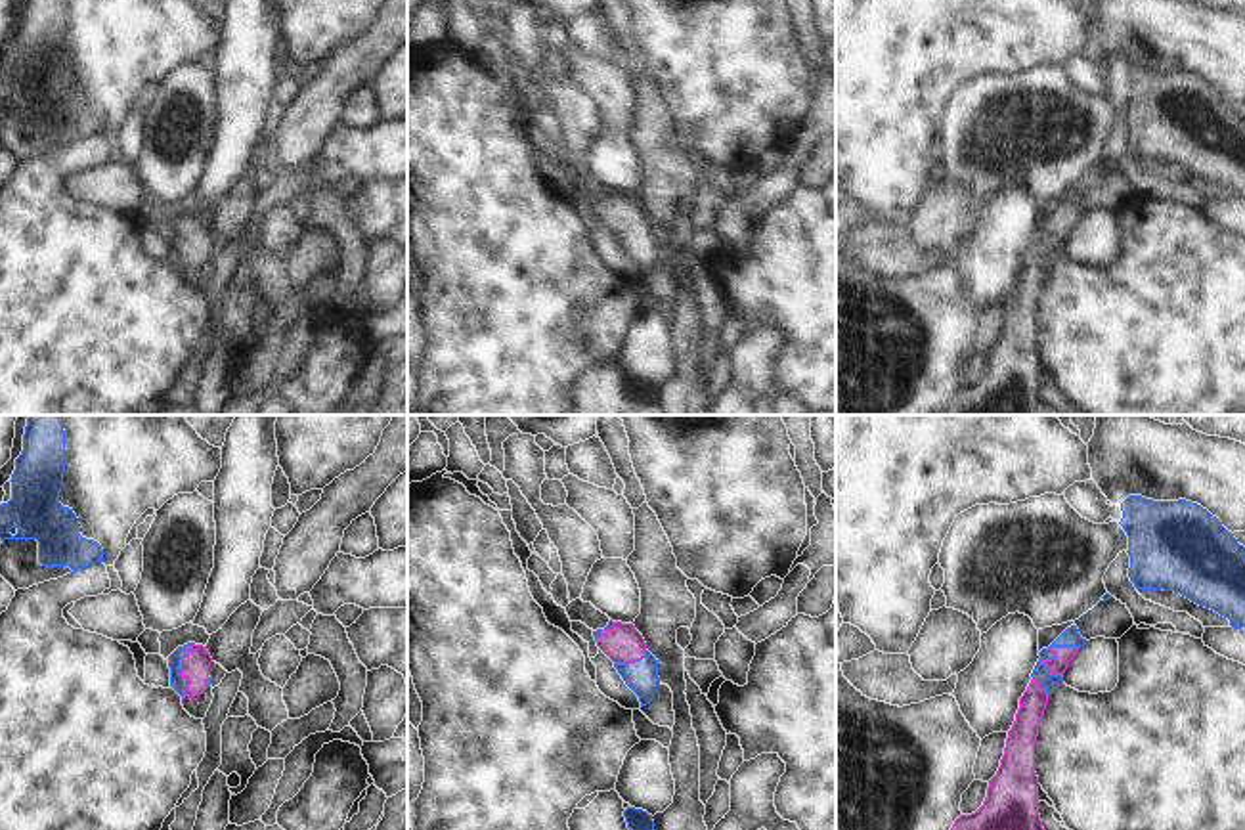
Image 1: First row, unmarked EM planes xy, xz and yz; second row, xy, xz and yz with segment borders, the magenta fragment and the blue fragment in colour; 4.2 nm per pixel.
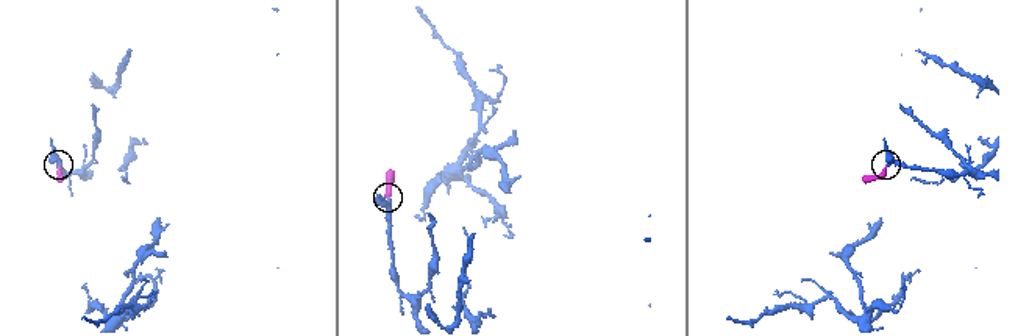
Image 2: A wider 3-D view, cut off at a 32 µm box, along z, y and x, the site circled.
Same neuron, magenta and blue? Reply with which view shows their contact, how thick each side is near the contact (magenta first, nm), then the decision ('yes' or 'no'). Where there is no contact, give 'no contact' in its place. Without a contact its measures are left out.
yz | 80/80 nm | yes

